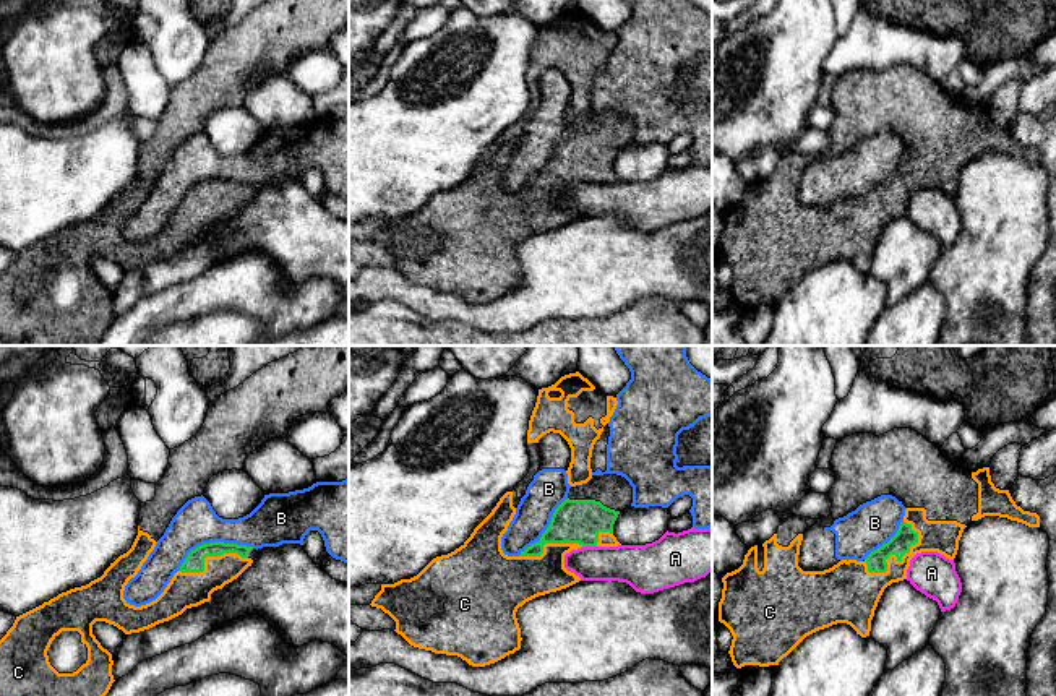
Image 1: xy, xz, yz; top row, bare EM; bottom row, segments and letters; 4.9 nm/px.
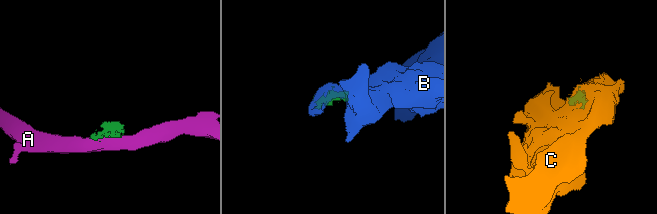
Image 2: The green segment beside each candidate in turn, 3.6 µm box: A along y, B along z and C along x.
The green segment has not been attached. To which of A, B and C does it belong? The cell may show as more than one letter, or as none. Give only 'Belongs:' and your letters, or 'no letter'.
Belongs: C

